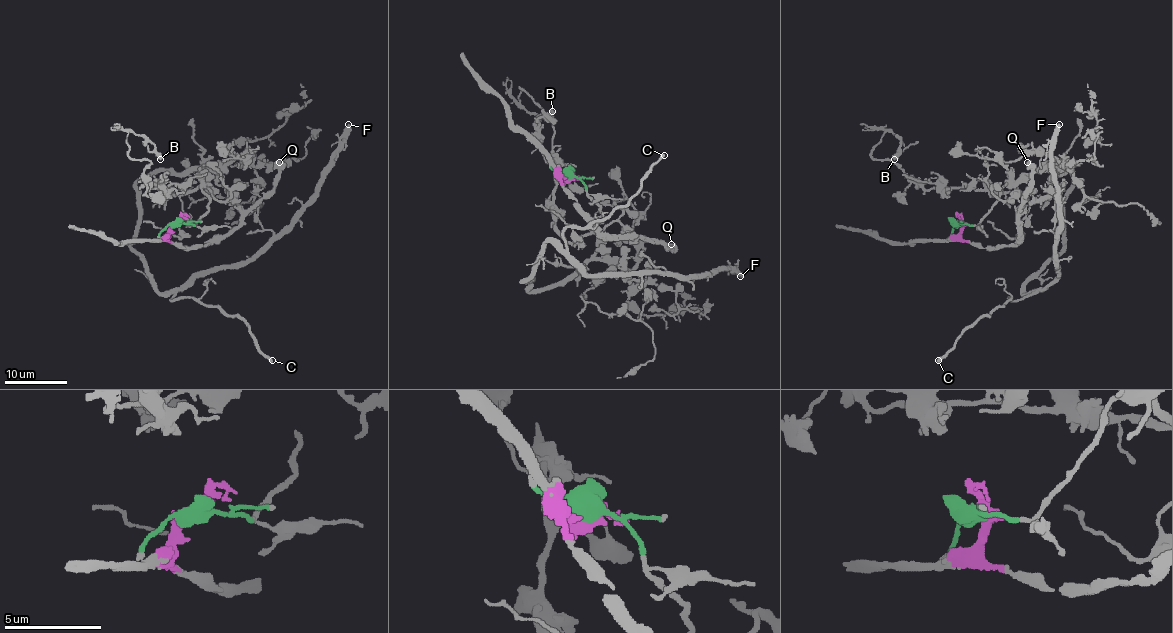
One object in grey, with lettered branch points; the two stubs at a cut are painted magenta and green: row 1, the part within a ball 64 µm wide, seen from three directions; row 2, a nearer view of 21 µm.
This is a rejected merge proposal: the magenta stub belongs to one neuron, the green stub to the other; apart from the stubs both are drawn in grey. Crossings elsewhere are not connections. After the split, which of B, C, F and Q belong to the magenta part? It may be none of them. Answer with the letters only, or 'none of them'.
Q

